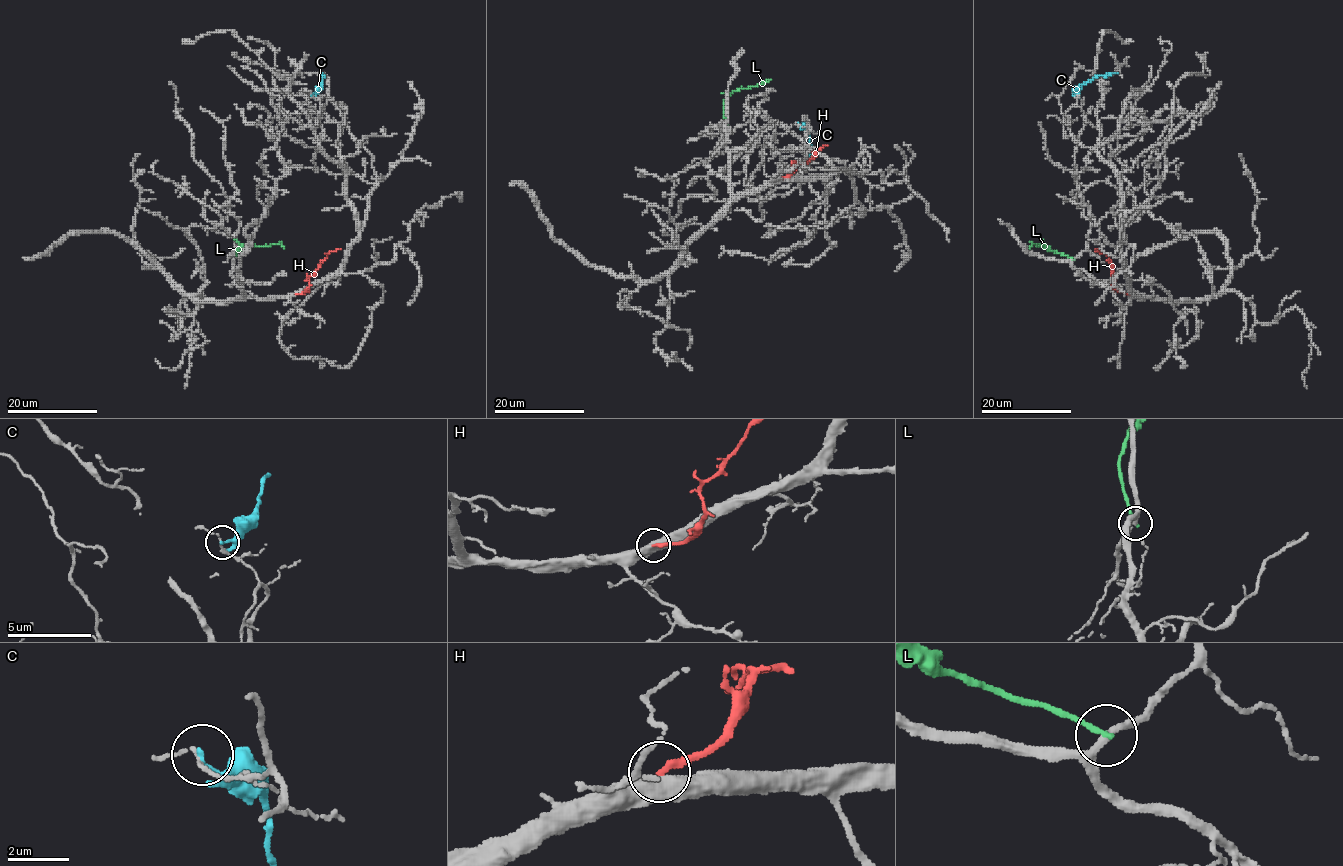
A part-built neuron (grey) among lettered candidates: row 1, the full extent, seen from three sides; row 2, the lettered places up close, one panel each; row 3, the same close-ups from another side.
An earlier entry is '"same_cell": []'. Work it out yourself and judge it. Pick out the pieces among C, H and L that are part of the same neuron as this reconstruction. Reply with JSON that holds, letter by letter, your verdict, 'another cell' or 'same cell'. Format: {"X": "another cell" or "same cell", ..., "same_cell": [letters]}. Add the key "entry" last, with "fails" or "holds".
{"C": "another cell", "H": "same cell", "L": "another cell", "same_cell": ["H"], "entry": "fails"}

